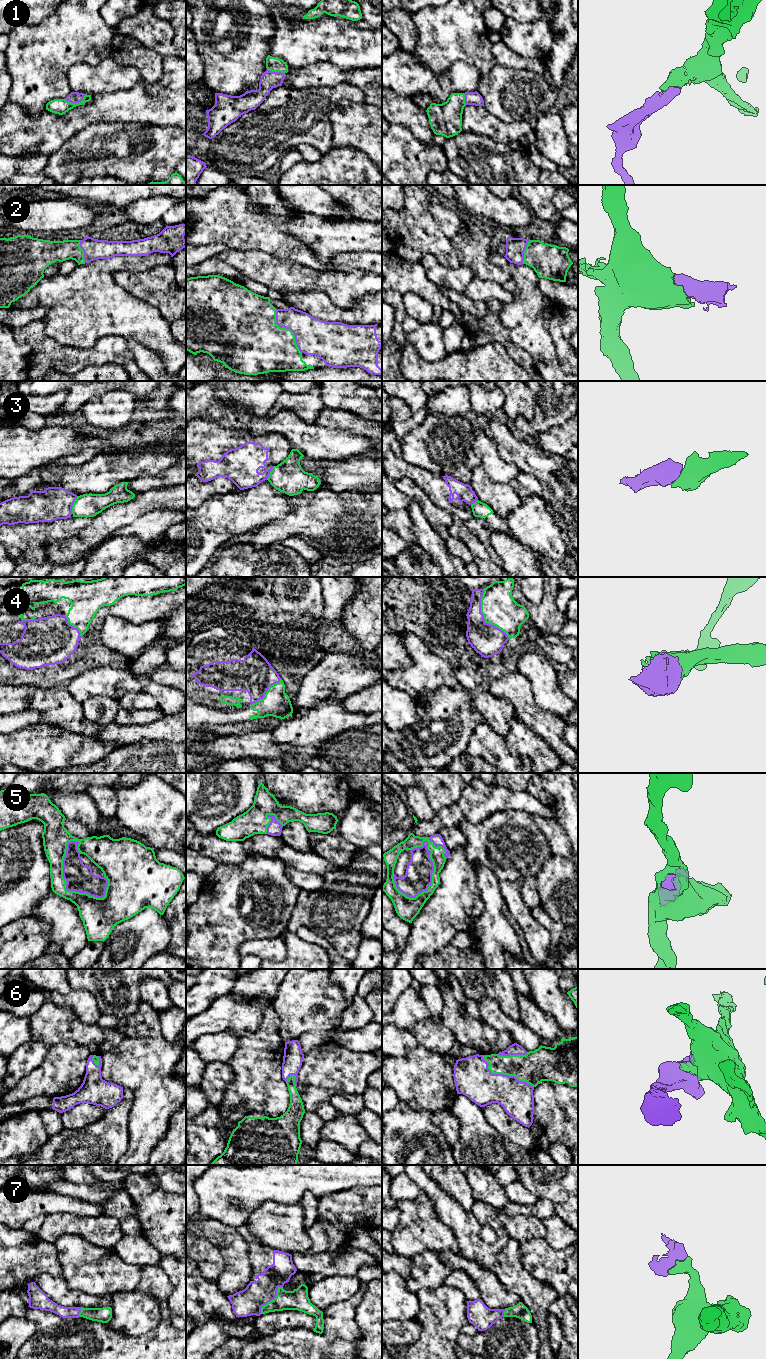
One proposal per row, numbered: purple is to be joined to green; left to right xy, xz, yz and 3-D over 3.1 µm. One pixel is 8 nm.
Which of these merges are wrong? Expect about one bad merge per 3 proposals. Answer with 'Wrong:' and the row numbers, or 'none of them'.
Wrong: 3

